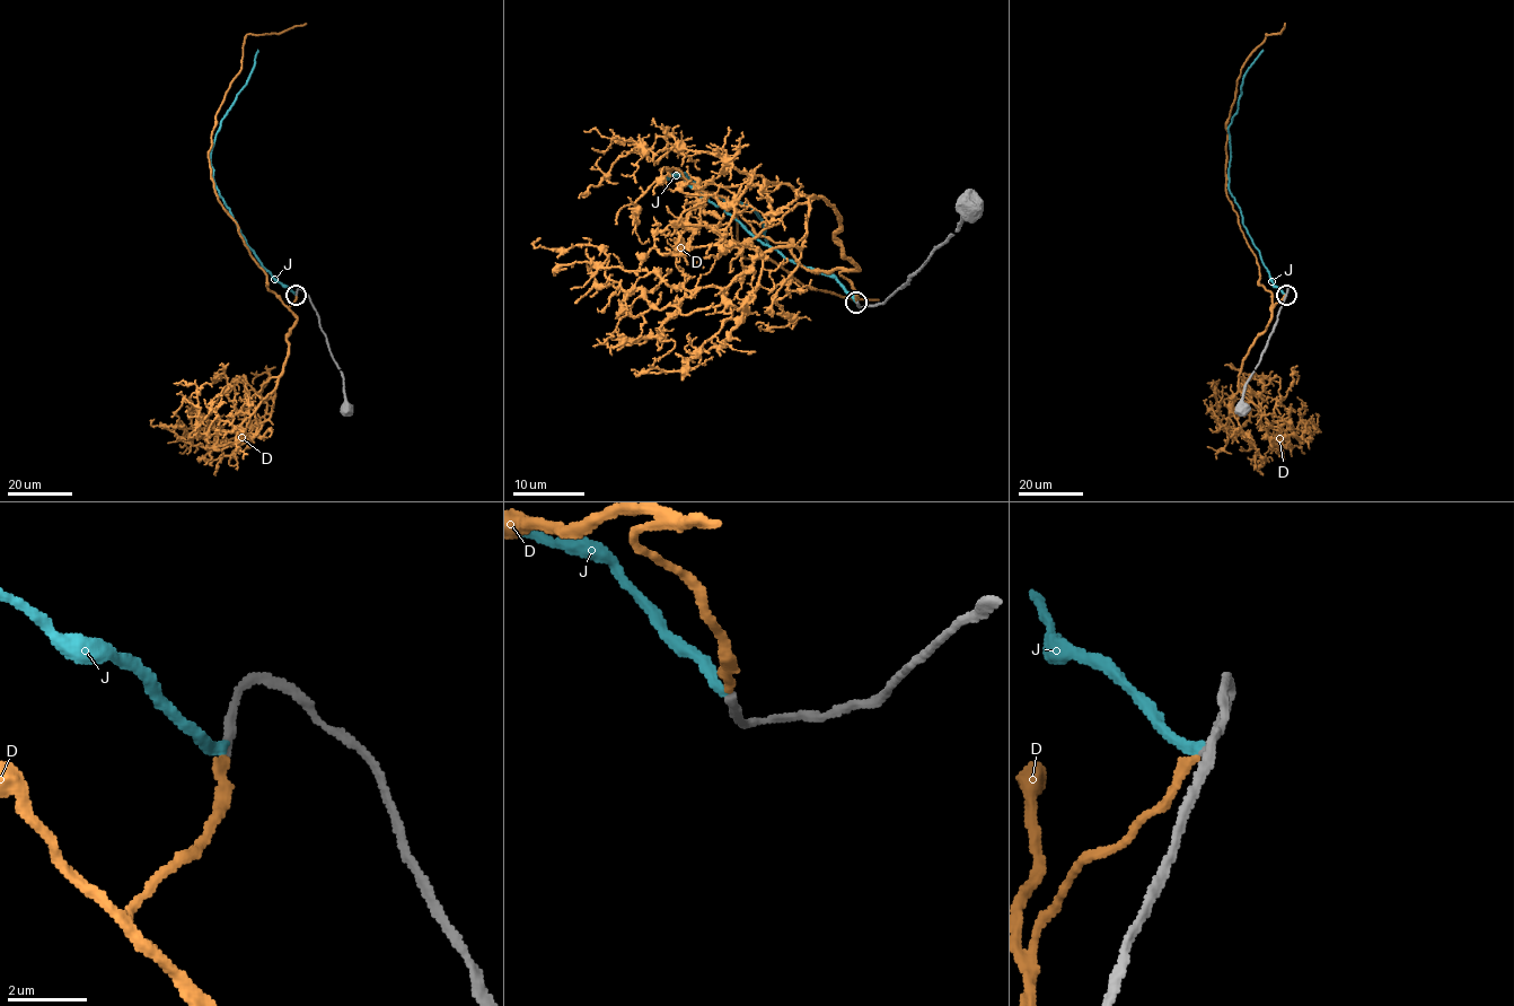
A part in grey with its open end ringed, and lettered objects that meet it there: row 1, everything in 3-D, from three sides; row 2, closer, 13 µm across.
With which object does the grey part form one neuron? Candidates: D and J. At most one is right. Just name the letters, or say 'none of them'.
D

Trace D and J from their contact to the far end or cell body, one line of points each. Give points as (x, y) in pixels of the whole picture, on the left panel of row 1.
D: (296, 295), (288, 308), (267, 287), (219, 201), (209, 152), (245, 36), (306, 24)
J: (296, 294), (263, 267), (247, 244), (220, 194), (211, 165), (210, 155), (221, 119), (246, 82), (258, 50)

